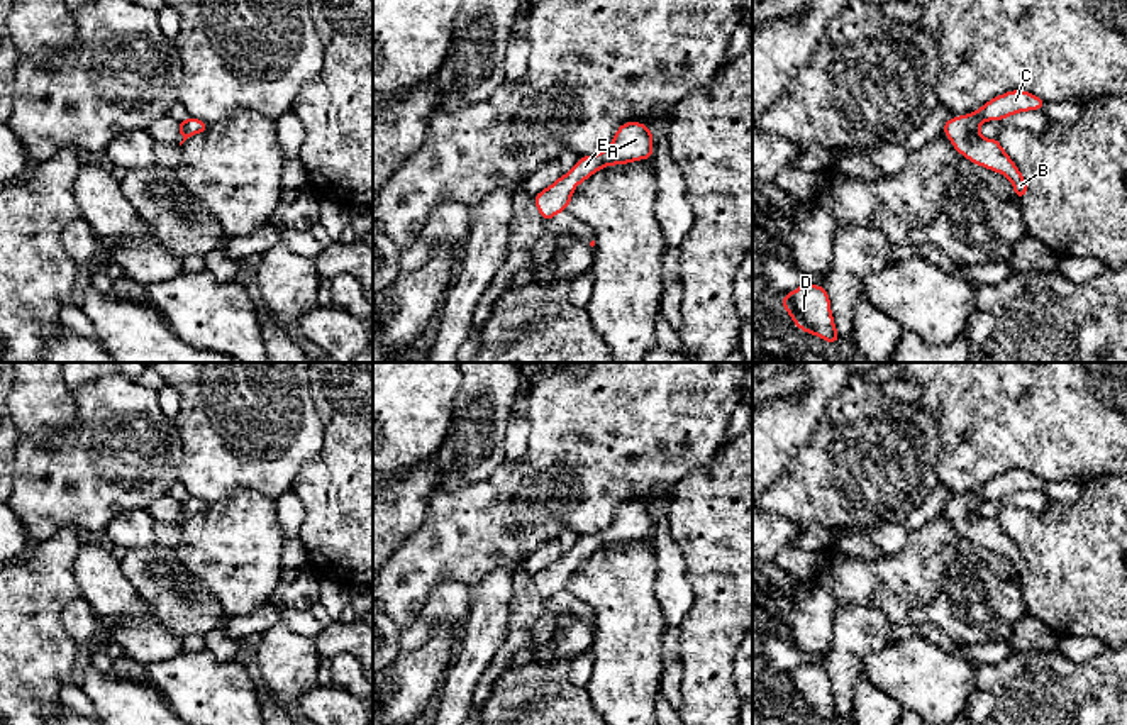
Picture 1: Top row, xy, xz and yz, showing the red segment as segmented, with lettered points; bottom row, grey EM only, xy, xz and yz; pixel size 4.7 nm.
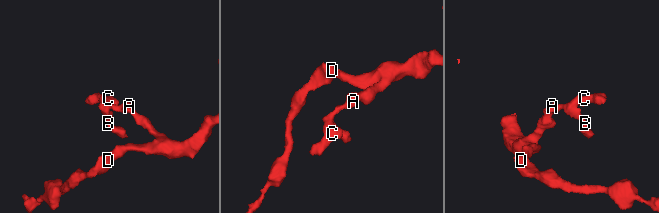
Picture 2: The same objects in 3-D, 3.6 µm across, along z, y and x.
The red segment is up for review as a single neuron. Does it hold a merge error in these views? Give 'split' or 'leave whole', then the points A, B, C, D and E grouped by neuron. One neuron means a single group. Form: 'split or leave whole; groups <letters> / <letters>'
leave whole; groups A B C D E

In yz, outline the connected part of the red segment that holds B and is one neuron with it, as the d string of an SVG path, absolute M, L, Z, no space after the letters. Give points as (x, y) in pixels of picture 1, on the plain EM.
M1012 469L986 481L980 490L949 498L942 512L952 522L954 529L980 544L1007 556L1015 571L1015 578L1027 574L1029 566L1019 547L1000 525L998 518L985 518L978 508L985 500L1003 500L1013 493L1041 490L1046 484L1042 478L1029 471Z

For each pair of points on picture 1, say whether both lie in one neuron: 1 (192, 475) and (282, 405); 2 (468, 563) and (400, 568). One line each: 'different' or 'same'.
1: same
2: same

